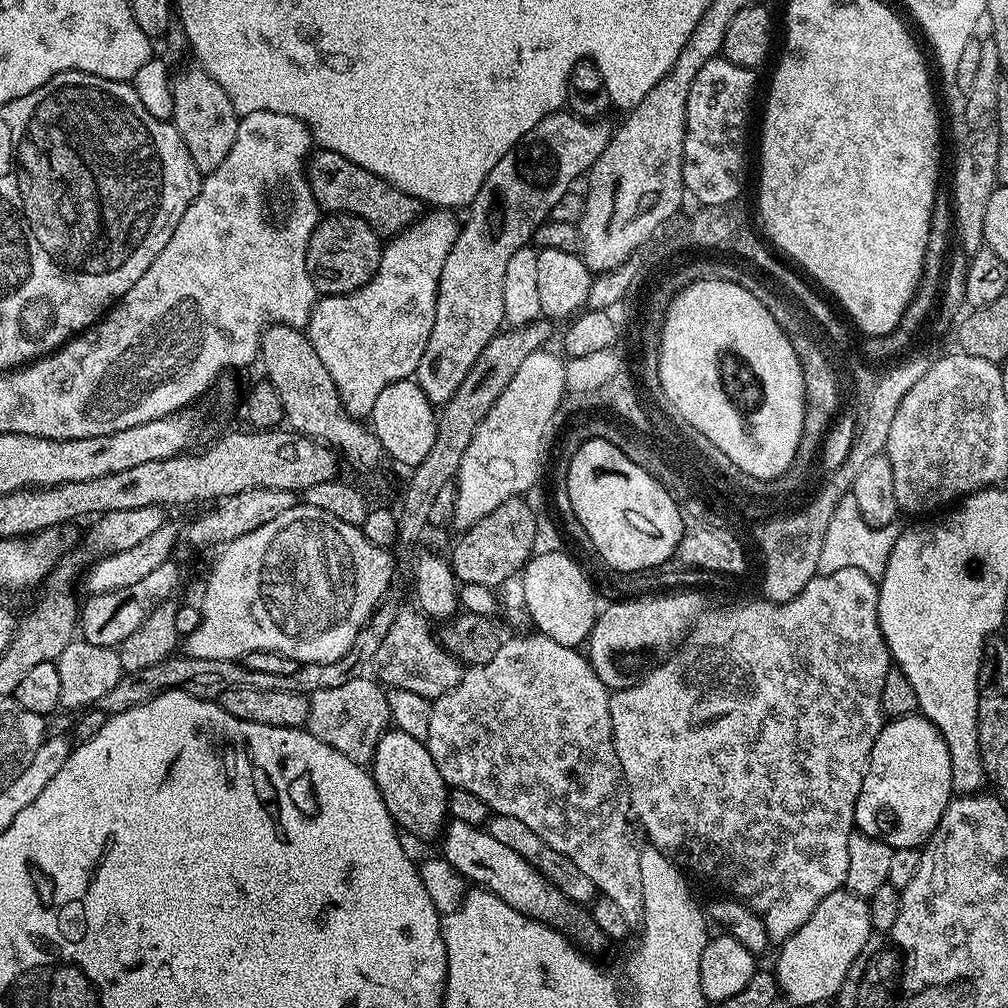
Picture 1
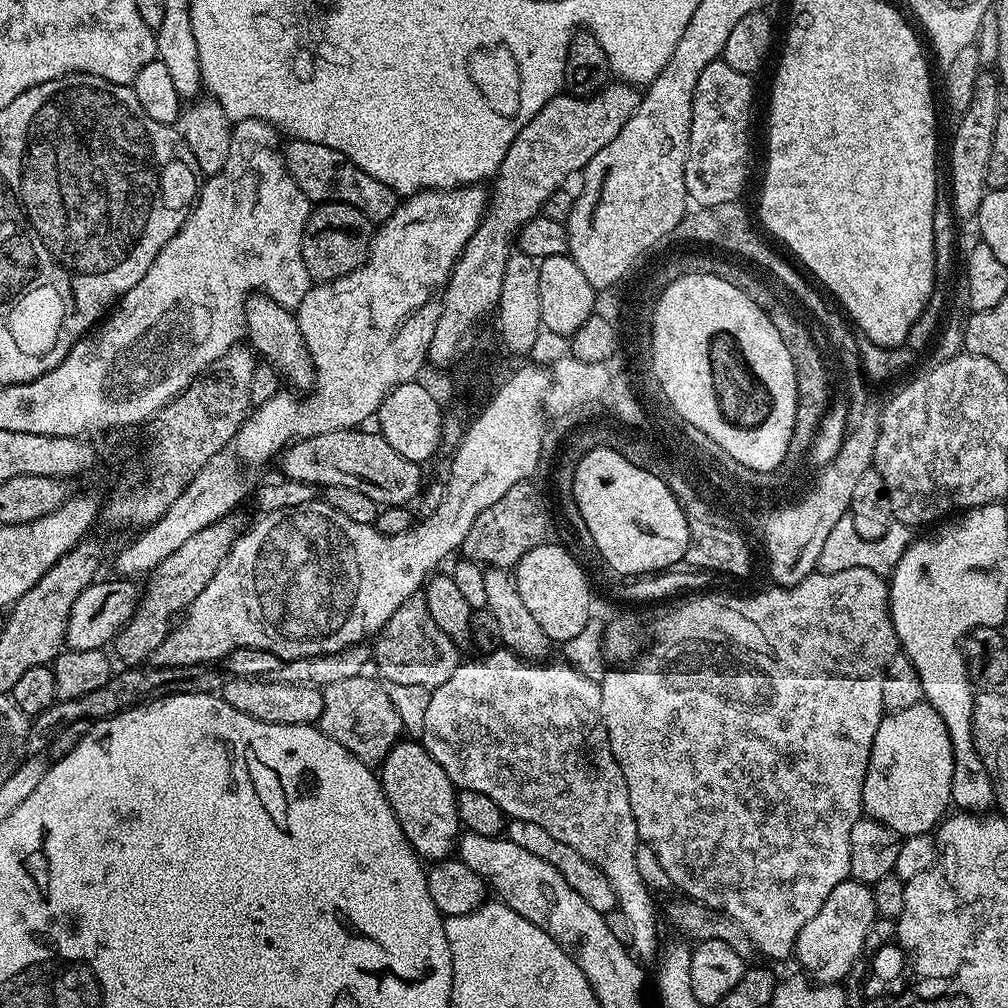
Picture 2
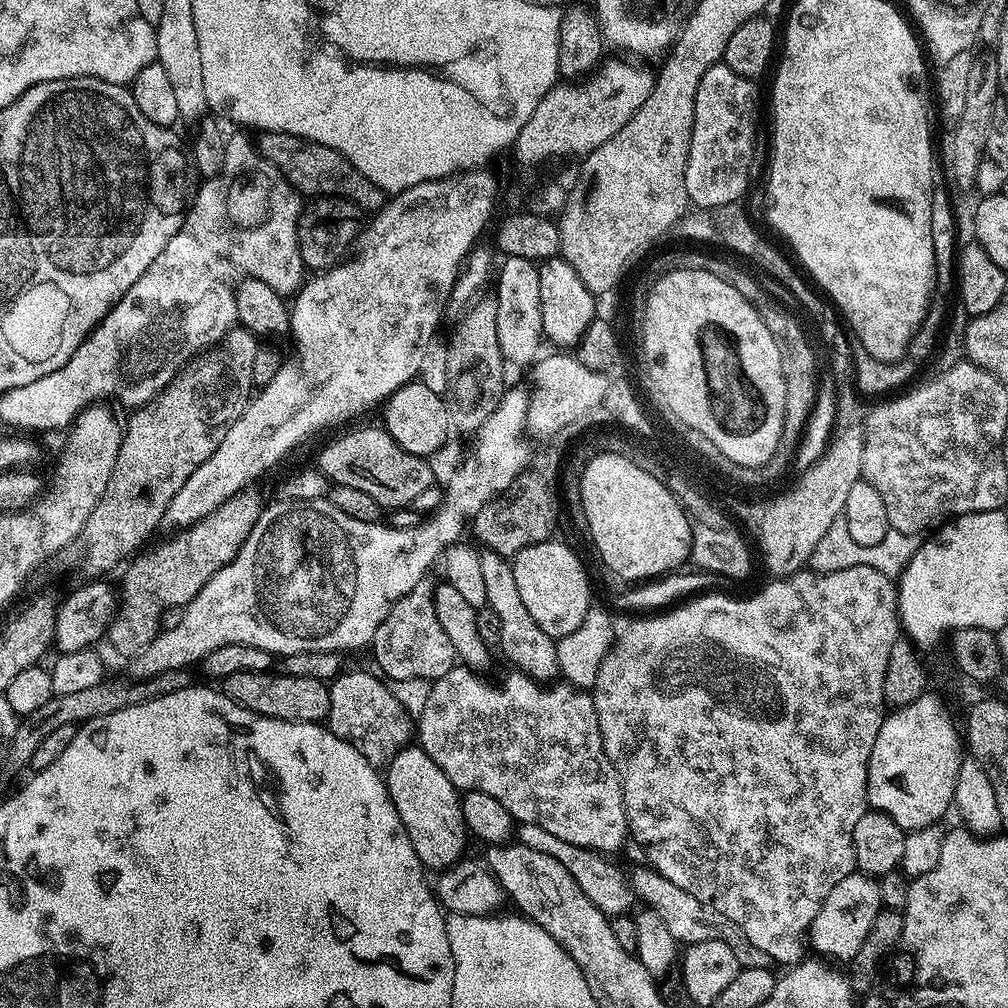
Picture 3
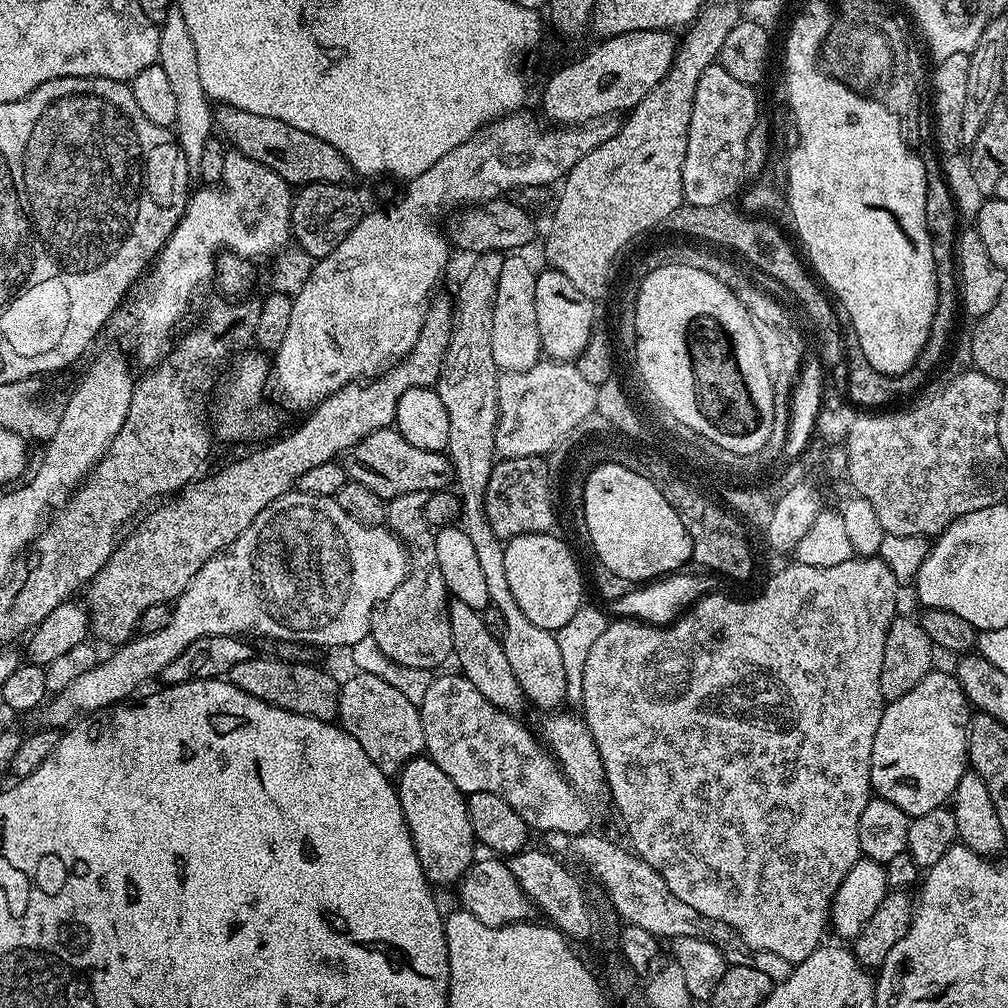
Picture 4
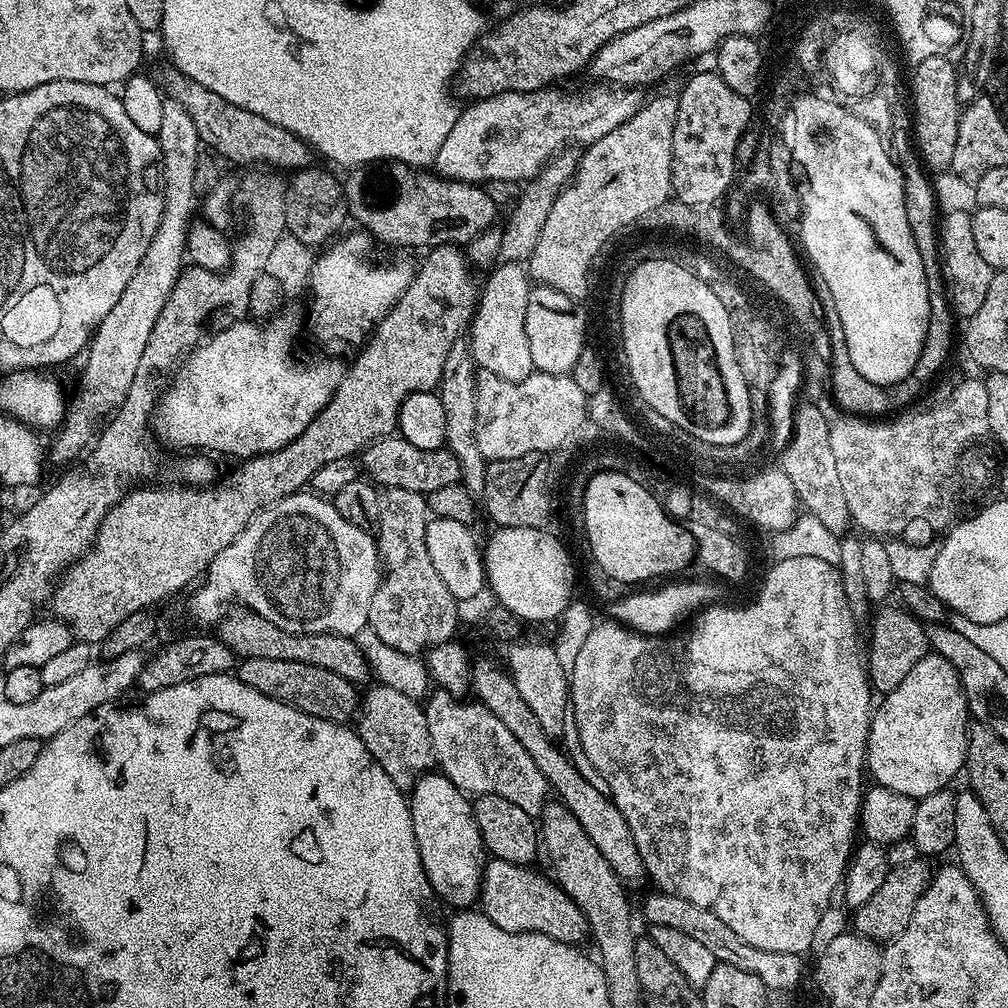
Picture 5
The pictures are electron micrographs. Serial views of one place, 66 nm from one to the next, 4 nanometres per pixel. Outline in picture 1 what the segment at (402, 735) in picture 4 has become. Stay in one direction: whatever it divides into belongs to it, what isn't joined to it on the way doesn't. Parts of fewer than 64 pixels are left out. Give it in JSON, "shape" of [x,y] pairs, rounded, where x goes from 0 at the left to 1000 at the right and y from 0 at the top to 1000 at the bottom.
{"shape":[[[365,671],[351,673],[339,681],[319,684],[306,690],[306,717],[304,724],[323,740],[331,740],[335,748],[343,748],[347,756],[368,759],[375,736],[386,725],[387,700],[385,688],[372,674]]]}

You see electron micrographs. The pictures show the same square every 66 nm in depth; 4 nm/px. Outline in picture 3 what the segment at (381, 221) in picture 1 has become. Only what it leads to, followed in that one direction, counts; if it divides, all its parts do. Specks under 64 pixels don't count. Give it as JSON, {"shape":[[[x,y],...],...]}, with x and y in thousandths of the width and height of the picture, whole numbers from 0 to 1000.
{"shape":[[[263,131],[258,137],[258,154],[273,170],[285,177],[299,195],[338,194],[341,198],[349,198],[365,212],[372,212],[381,205],[383,192],[375,185],[371,185],[371,181],[367,181],[367,177],[363,177],[359,169],[355,169],[355,165],[335,153],[335,149],[327,149],[327,145],[319,145],[311,139],[283,131]]]}

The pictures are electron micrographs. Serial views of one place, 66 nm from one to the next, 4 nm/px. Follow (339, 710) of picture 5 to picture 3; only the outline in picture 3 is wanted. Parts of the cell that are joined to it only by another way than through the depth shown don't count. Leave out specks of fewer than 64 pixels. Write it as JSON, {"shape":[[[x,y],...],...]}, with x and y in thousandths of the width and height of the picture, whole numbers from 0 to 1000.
{"shape":[[[273,666],[264,667],[237,667],[228,669],[220,676],[220,685],[232,696],[236,696],[241,702],[247,702],[250,706],[255,706],[268,712],[277,714],[291,714],[292,716],[304,716],[305,718],[316,718],[324,715],[327,704],[326,680],[315,673],[294,672],[277,669],[273,671]]]}

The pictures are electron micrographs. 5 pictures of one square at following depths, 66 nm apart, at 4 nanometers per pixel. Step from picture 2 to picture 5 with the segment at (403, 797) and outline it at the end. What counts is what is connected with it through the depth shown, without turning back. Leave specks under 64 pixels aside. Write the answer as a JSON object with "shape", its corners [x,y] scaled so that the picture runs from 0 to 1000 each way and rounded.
{"shape":[[[426,764],[413,771],[407,783],[407,801],[411,815],[411,831],[419,859],[425,868],[430,885],[438,894],[449,897],[449,902],[464,903],[473,896],[476,888],[476,872],[480,869],[482,842],[480,832],[474,823],[474,815],[467,793],[446,776],[446,772],[436,764]]]}

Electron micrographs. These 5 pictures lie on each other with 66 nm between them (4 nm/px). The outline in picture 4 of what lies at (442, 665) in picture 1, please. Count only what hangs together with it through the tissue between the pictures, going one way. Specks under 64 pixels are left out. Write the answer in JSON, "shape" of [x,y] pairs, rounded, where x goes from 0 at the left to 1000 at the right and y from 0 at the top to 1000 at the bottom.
{"shape":[[[404,488],[384,497],[383,523],[401,539],[407,549],[407,559],[399,581],[395,581],[395,585],[391,585],[391,589],[369,608],[367,629],[371,637],[375,637],[375,645],[379,645],[383,653],[395,657],[395,661],[433,665],[448,651],[444,612],[446,592],[435,562],[433,533],[420,512],[423,498],[424,491],[419,488]]]}

